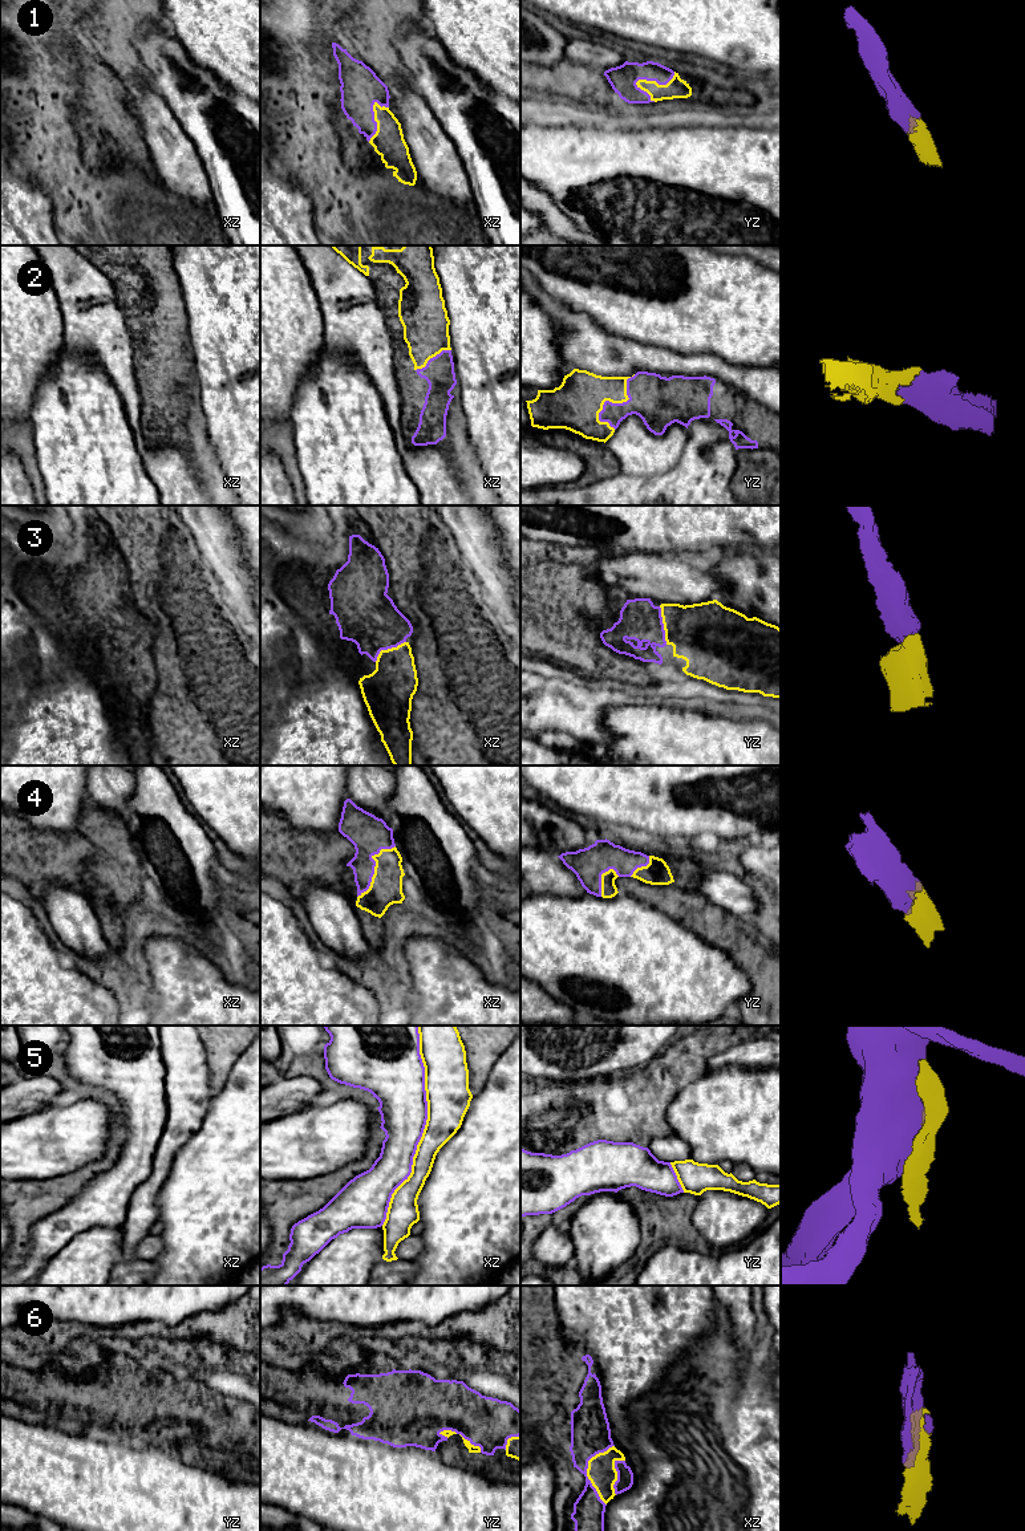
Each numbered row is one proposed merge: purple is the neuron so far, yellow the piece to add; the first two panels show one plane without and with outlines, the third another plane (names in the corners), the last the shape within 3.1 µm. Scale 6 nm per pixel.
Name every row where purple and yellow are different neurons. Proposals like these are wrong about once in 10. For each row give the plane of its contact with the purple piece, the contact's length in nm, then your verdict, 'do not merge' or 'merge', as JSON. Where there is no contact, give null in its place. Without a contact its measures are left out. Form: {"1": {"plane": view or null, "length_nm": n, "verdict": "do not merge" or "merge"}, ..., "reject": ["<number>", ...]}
{"1": {"plane": "yz", "length_nm": 260, "verdict": "merge"}, "2": {"plane": "yz", "length_nm": 360, "verdict": "merge"}, "3": {"plane": "yz", "length_nm": 240, "verdict": "merge"}, "4": {"plane": "xz", "length_nm": 400, "verdict": "merge"}, "5": {"plane": "xz", "length_nm": 1250, "verdict": "merge"}, "6": {"plane": "xz", "length_nm": 380, "verdict": "merge"}, "reject": []}

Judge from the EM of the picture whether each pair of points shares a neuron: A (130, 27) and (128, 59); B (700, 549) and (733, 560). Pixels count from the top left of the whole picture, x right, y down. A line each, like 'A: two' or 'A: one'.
A: one
B: two

